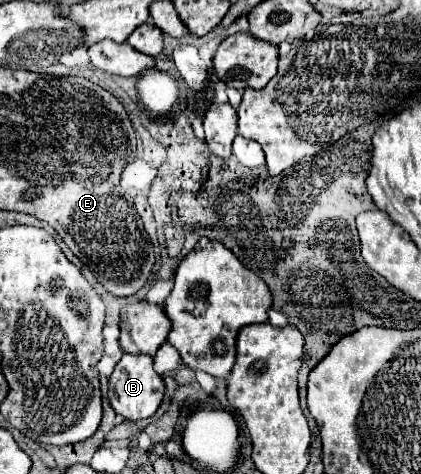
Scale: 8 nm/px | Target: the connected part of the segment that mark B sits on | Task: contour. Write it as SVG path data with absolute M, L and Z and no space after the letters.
M123 354L113 374L109 376L109 404L119 416L131 422L153 416L163 400L163 390L165 390L163 378L153 370L153 358L147 356Z

